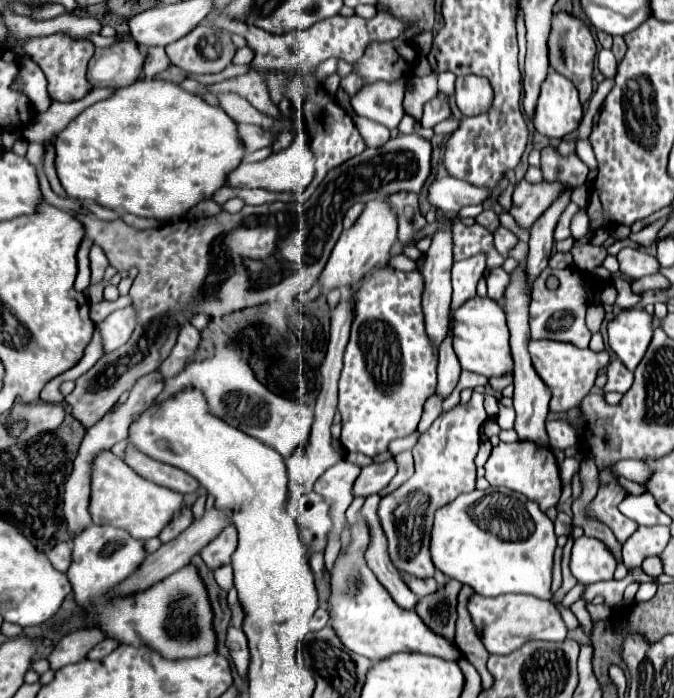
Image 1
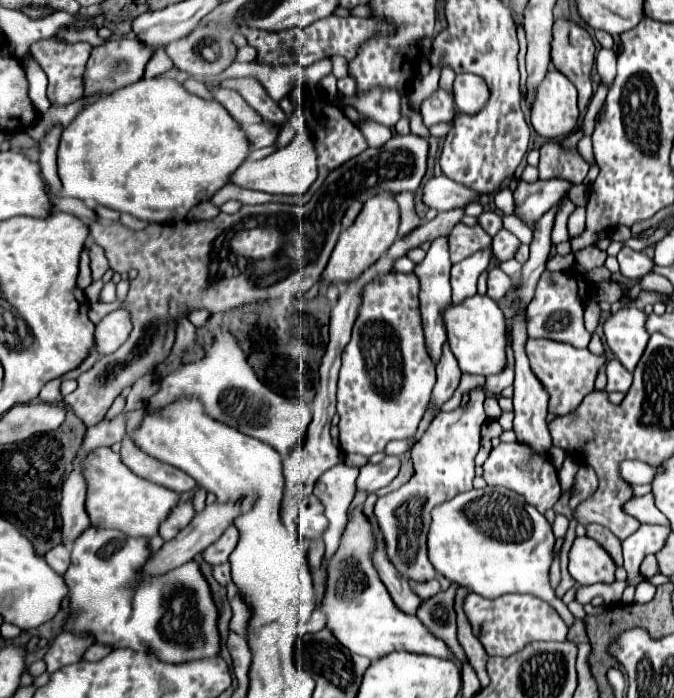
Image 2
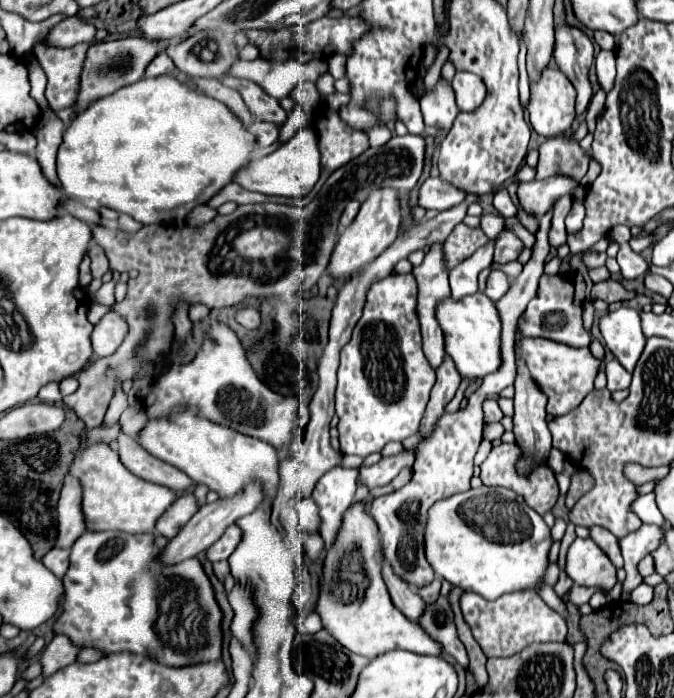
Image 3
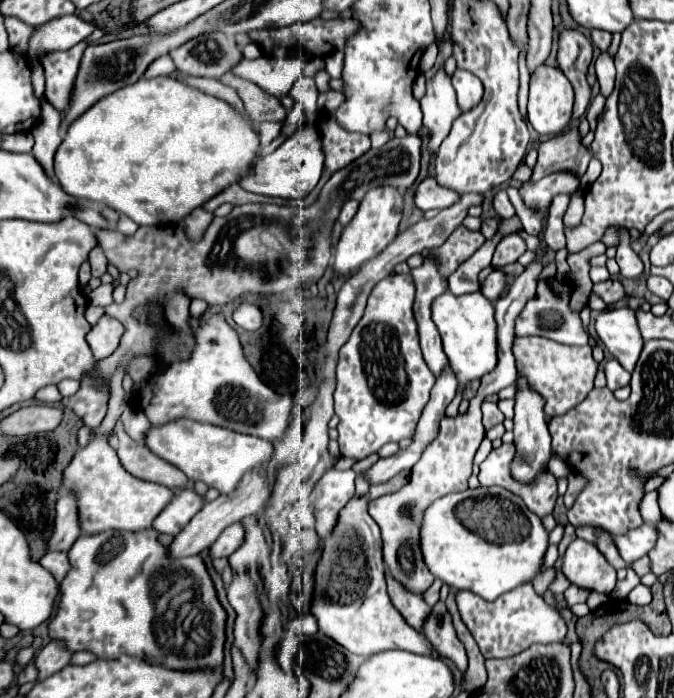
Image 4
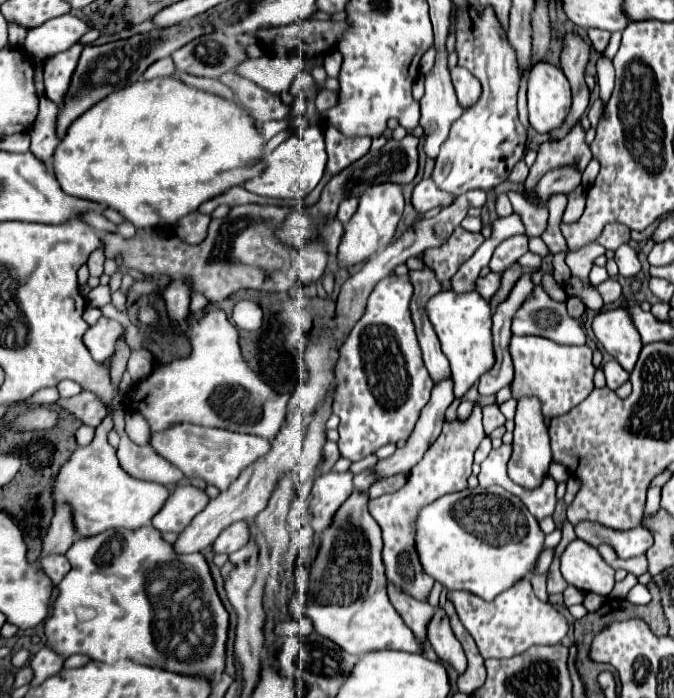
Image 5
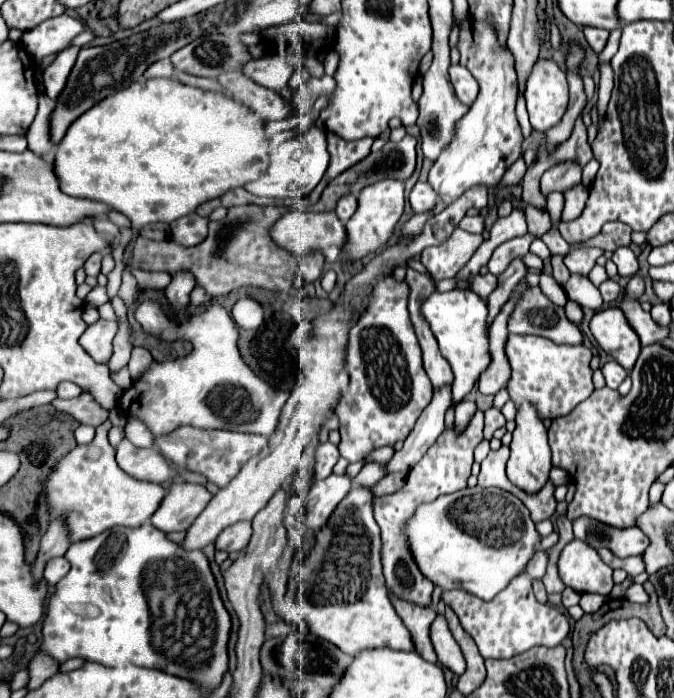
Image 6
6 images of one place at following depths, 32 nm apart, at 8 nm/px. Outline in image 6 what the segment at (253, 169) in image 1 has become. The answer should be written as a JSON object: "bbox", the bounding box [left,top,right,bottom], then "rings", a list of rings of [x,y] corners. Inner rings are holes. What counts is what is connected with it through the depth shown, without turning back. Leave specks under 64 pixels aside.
{"bbox":[244,126,328,198],"rings":[[[318,126],[308,128],[306,132],[286,140],[276,148],[276,152],[270,156],[272,168],[258,180],[248,182],[244,188],[256,196],[270,196],[270,198],[304,198],[308,196],[320,178],[326,172],[328,166],[328,150],[326,150],[326,132]]]}

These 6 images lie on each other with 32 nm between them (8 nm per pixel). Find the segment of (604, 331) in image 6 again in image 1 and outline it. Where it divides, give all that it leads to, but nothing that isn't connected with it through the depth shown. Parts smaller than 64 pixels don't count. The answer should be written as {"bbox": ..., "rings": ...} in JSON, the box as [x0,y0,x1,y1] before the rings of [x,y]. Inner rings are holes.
{"bbox":[608,310,654,370],"rings":[[[622,310],[608,322],[608,344],[628,370],[636,370],[654,336],[652,316],[646,310]]]}

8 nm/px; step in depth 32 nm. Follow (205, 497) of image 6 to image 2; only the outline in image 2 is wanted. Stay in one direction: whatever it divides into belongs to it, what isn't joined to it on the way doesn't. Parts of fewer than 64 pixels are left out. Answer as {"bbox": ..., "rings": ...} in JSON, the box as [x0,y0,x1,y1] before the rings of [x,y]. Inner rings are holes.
{"bbox":[160,502,194,540],"rings":[[[180,502],[180,508],[176,508],[176,514],[168,516],[168,520],[160,526],[160,536],[164,540],[172,540],[182,528],[186,528],[194,518],[192,502]]]}

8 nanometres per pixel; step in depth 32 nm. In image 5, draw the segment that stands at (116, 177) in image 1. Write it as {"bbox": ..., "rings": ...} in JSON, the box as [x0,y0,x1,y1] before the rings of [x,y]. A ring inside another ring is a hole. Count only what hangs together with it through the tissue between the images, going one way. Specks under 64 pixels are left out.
{"bbox":[54,76,264,228],"rings":[[[168,76],[168,78],[154,78],[154,80],[138,80],[136,84],[130,84],[128,88],[122,88],[120,92],[114,92],[112,96],[106,96],[104,100],[94,104],[88,112],[84,112],[84,116],[76,118],[72,122],[72,126],[68,128],[64,140],[58,144],[58,148],[54,152],[54,174],[66,194],[114,208],[124,218],[128,218],[136,228],[146,228],[146,226],[160,226],[160,224],[172,226],[186,214],[194,212],[202,202],[226,192],[232,186],[242,184],[244,180],[250,180],[252,176],[258,176],[262,158],[264,158],[264,144],[260,138],[260,130],[256,128],[256,124],[252,124],[252,118],[244,112],[244,108],[240,108],[238,104],[224,100],[220,96],[196,90],[196,88],[184,84],[182,80]]]}

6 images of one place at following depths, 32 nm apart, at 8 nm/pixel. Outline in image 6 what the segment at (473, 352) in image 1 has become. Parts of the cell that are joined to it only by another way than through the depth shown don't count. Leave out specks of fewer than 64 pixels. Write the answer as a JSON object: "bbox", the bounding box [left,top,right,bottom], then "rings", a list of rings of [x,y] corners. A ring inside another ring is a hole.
{"bbox":[422,292,492,402],"rings":[[[434,292],[422,306],[422,314],[428,320],[442,356],[450,362],[454,372],[452,382],[452,402],[460,402],[476,384],[478,376],[488,368],[492,362],[490,358],[490,336],[488,336],[488,304],[476,292]]]}

